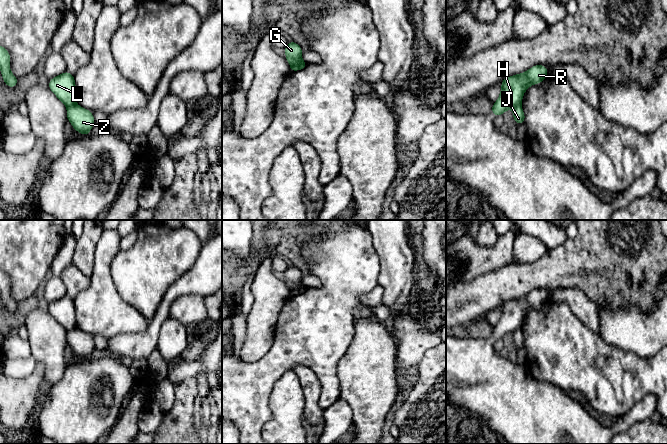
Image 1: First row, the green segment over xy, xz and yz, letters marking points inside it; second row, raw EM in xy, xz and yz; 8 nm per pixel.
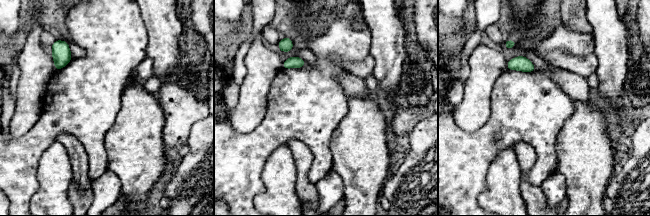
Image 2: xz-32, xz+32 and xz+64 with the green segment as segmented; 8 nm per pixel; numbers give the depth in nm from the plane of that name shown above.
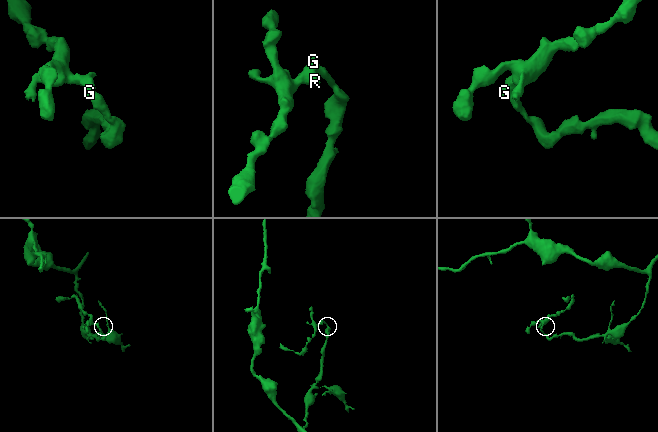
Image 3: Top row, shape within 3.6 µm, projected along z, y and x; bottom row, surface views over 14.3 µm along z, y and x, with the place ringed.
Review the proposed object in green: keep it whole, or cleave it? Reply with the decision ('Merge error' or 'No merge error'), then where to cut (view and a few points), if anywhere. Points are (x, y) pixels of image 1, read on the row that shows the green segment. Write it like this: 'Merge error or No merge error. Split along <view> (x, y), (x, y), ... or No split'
Merge error. Split along xz (302, 61), (292, 70)

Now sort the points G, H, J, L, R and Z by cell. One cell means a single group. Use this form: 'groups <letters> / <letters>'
groups G H L R / J Z

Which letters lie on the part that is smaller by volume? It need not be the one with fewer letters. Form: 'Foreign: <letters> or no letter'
Foreign: G, H, L, R

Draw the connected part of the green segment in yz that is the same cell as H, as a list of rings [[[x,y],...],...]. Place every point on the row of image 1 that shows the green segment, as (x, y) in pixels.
[[[535,65],[526,72],[505,78],[501,82],[501,92],[493,104],[491,112],[497,117],[507,109],[521,105],[524,92],[529,86],[539,84],[548,76],[545,65]]]

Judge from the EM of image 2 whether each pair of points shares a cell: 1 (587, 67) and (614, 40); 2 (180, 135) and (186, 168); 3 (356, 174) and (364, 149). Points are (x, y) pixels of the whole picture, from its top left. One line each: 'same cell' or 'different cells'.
1: different cells
2: different cells
3: same cell

